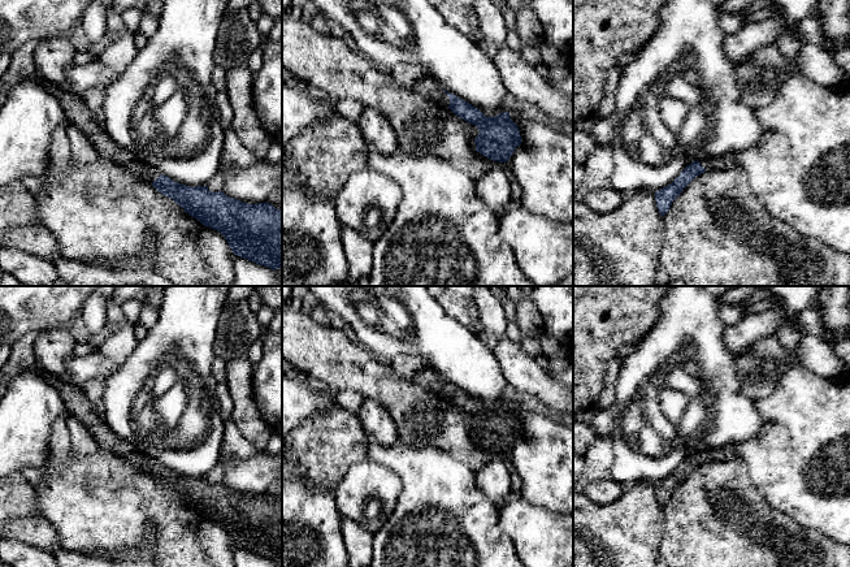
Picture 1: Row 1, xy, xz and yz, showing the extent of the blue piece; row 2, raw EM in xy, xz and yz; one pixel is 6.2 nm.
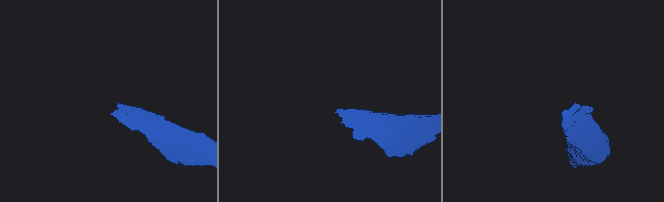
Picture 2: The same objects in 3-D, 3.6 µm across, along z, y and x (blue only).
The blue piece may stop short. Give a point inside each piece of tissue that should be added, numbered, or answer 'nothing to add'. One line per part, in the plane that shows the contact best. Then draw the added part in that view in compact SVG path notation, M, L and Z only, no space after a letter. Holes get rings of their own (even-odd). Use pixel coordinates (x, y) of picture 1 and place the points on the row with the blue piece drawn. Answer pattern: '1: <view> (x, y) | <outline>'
1: xz (428, 87) | M424 78L416 82L413 90L425 96L426 99L448 108L450 105L450 98L442 88L442 86L431 79L431 78Z

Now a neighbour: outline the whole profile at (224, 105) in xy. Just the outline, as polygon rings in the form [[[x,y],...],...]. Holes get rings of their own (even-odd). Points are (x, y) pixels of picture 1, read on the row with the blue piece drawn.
[[[225,91],[217,94],[217,109],[220,113],[220,124],[222,130],[231,129],[233,108]]]

